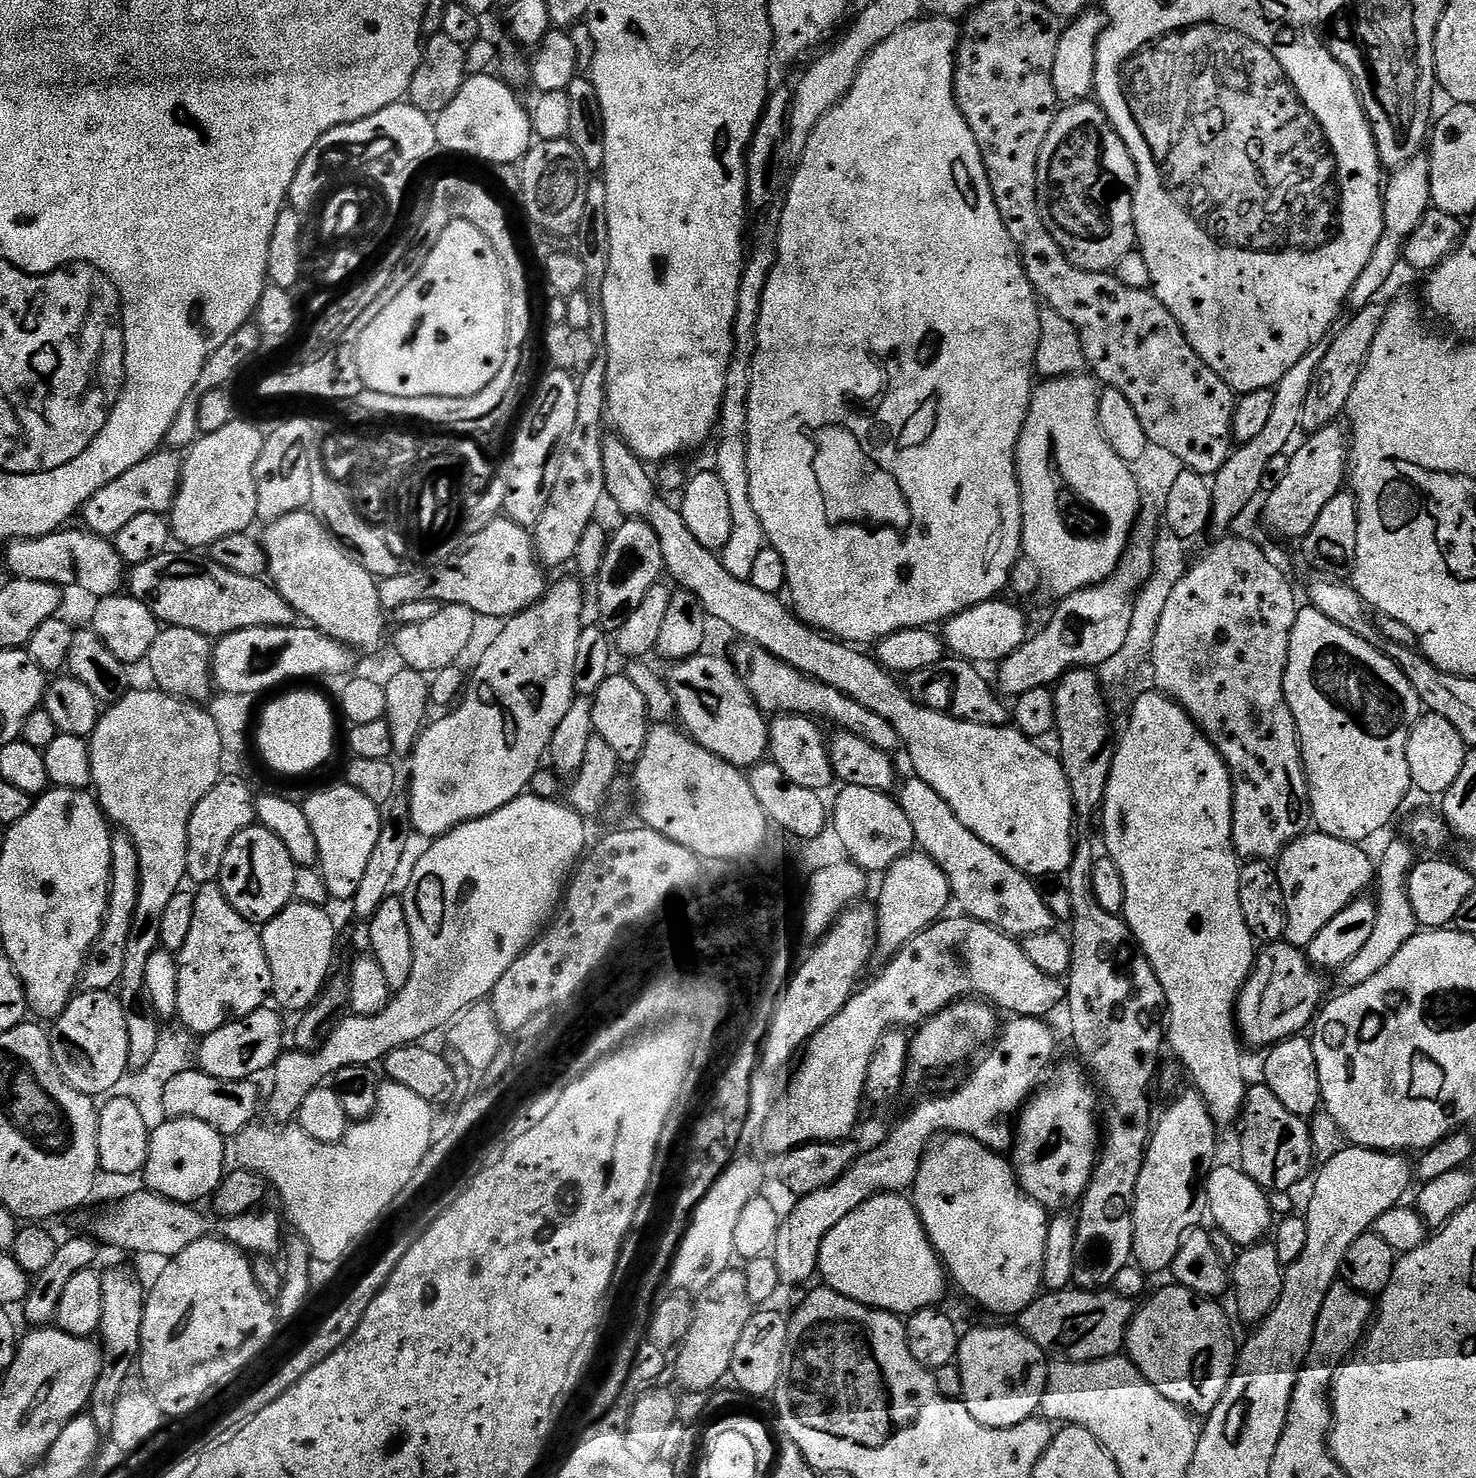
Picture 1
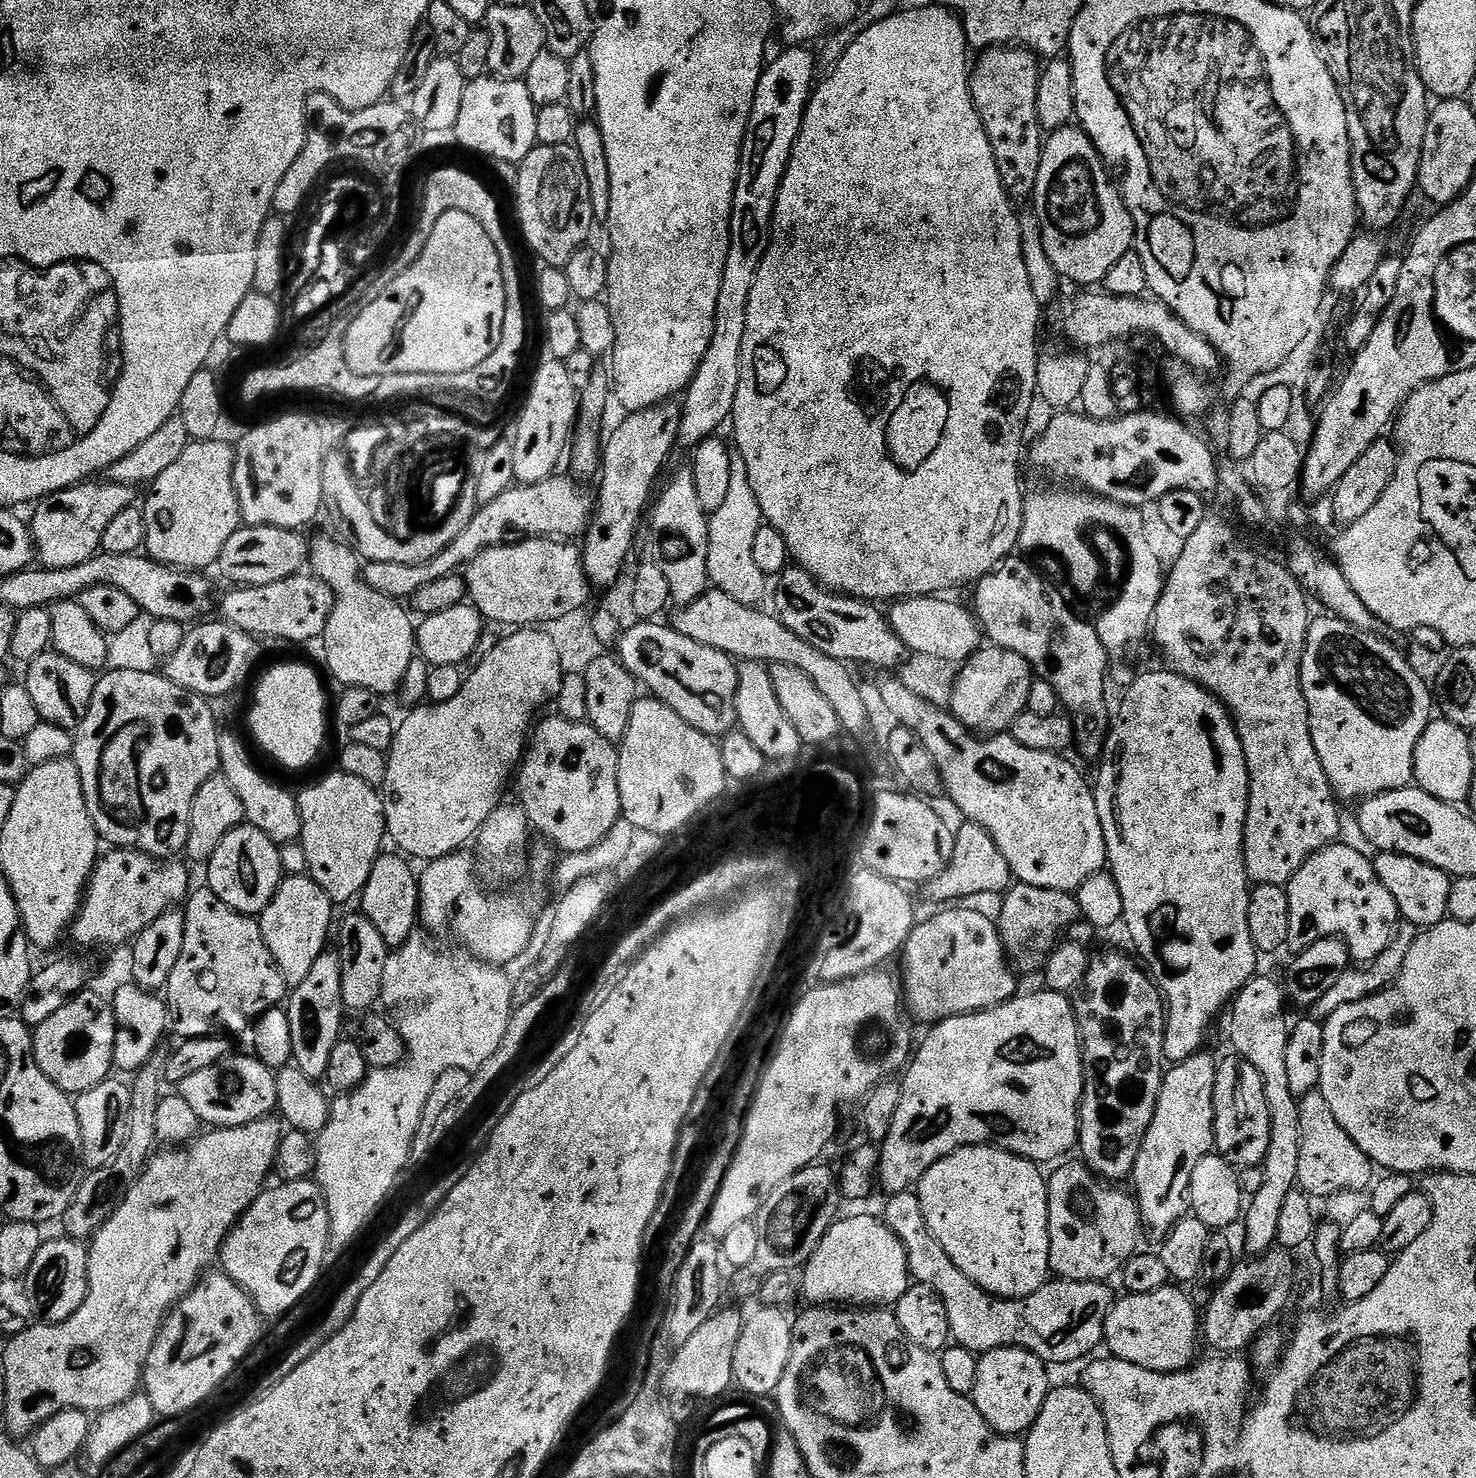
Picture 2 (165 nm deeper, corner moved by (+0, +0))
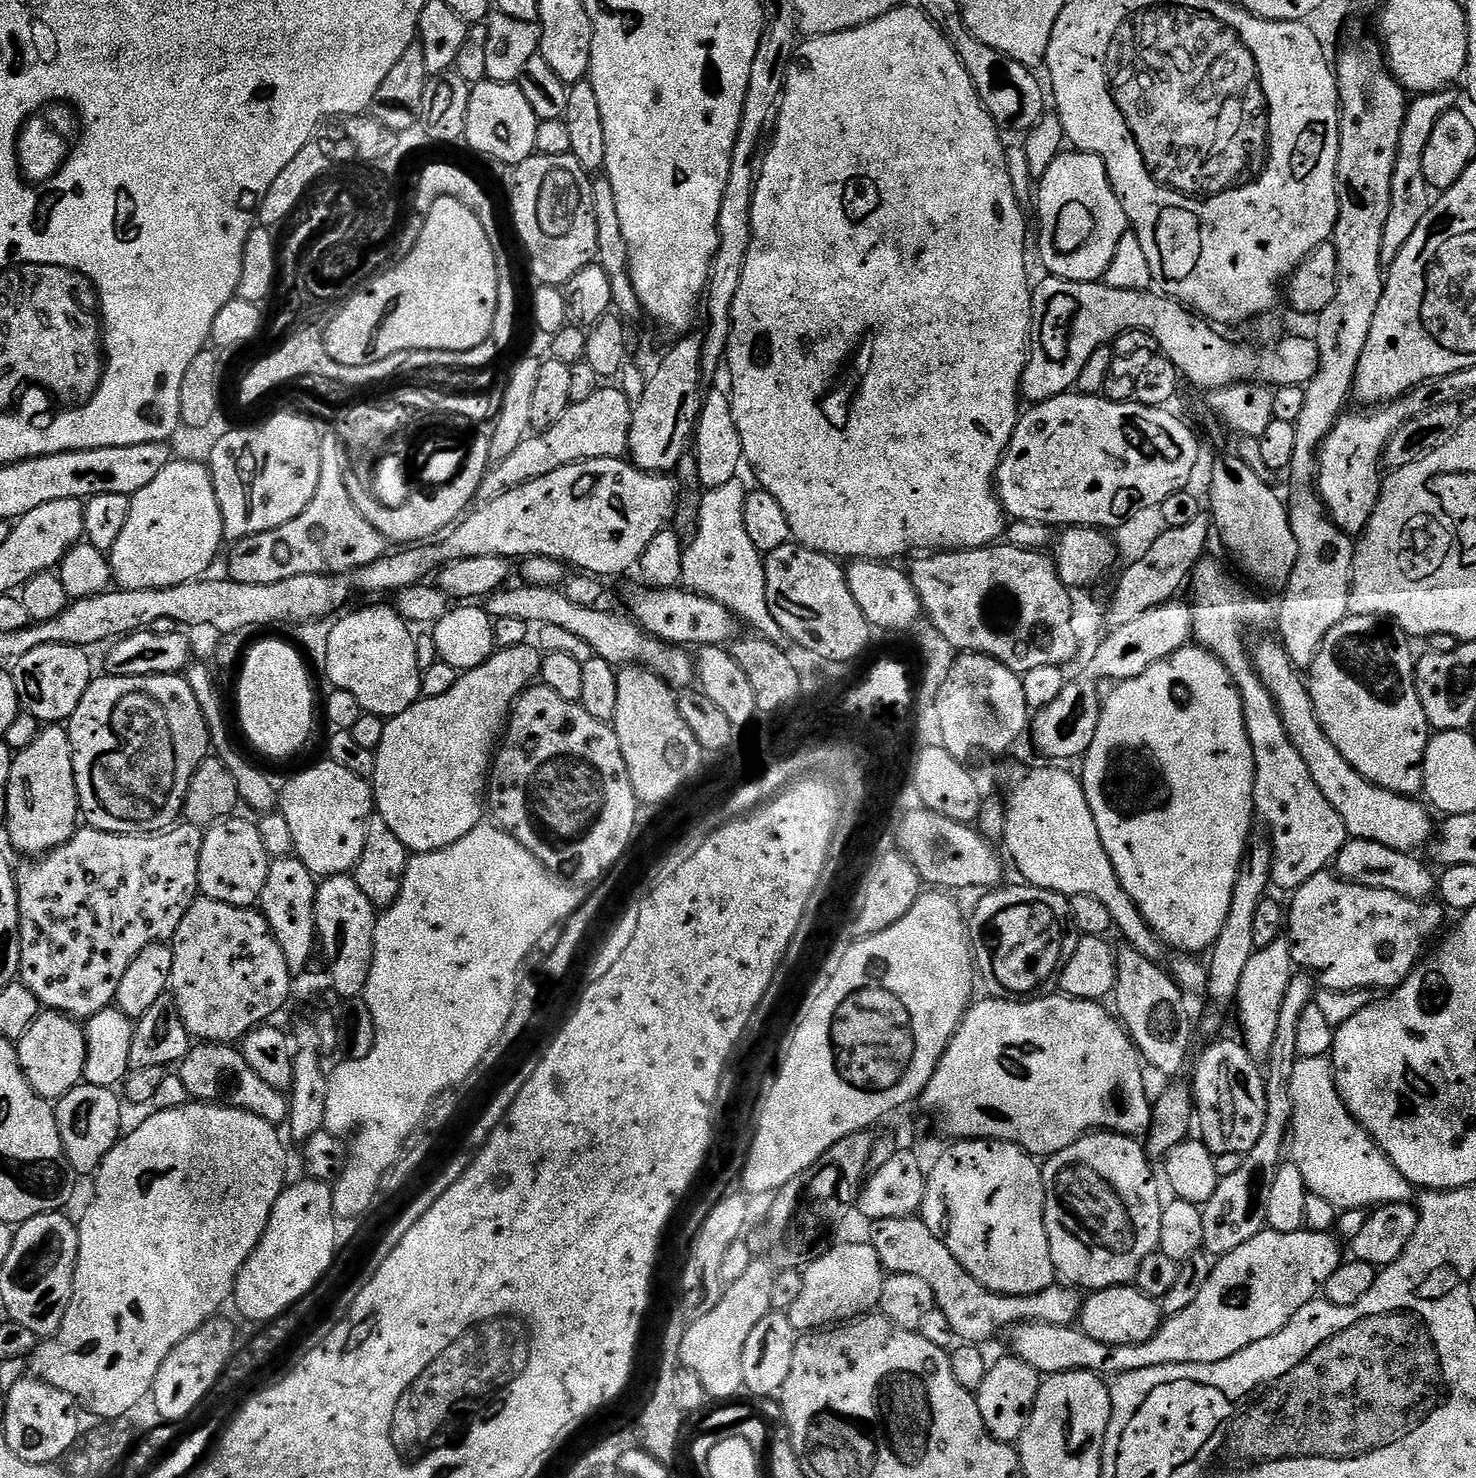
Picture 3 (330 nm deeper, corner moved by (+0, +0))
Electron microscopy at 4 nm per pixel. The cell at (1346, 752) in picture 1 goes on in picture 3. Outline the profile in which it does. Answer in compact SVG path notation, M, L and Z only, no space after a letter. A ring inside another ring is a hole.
M1349 614L1326 634L1310 669L1312 677L1309 675L1306 683L1314 702L1314 714L1318 722L1322 722L1322 730L1326 730L1326 738L1338 746L1338 754L1377 788L1412 798L1424 786L1424 755L1430 739L1430 725L1418 698L1416 660L1408 643L1408 633L1394 620Z

